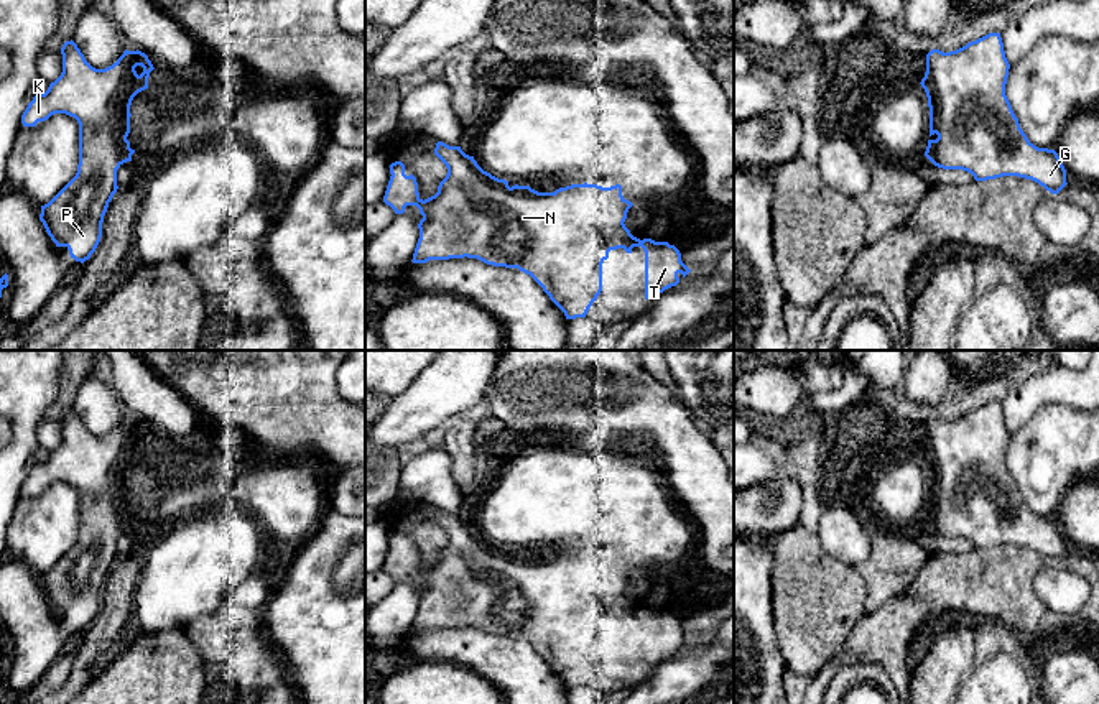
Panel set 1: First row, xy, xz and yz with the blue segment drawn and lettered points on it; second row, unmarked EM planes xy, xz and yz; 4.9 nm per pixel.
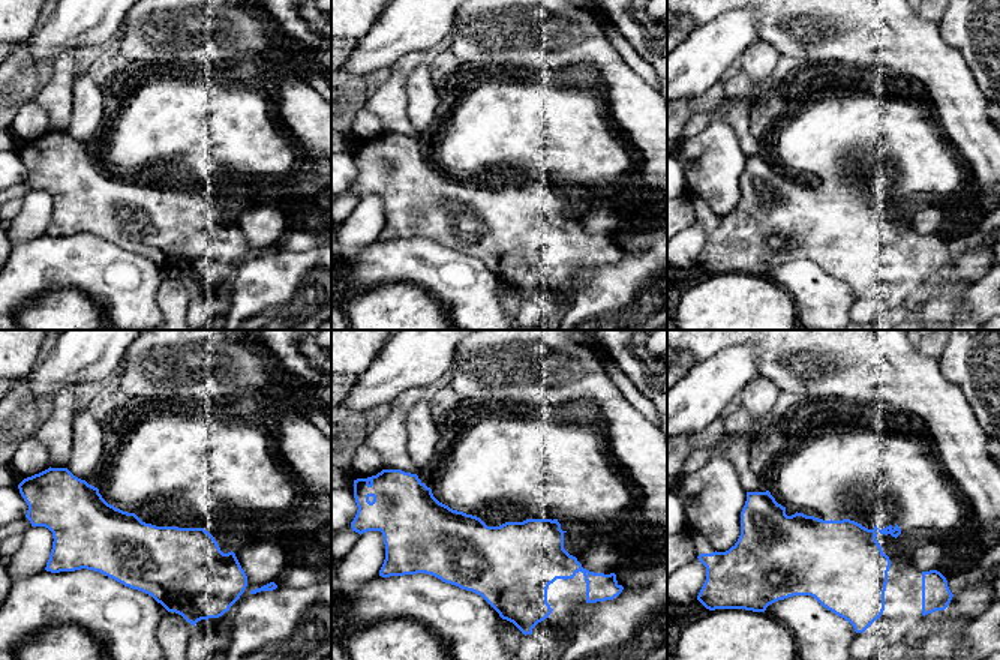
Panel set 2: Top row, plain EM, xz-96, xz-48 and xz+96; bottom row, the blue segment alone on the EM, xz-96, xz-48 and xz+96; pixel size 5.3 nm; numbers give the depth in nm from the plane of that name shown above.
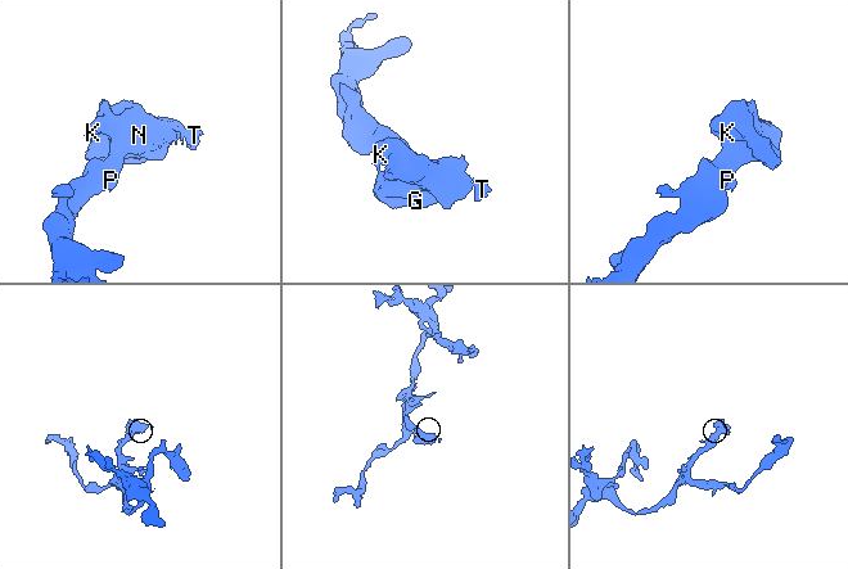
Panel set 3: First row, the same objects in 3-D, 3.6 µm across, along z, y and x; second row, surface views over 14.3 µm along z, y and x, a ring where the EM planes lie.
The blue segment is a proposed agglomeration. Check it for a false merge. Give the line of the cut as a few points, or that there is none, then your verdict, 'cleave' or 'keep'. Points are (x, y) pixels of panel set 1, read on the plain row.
no cut; keep

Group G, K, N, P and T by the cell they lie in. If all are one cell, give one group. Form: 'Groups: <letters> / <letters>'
Groups: G K N P T

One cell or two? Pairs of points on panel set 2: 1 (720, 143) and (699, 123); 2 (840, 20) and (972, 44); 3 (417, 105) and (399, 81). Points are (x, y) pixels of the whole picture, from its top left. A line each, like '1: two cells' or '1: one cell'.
1: two cells
2: two cells
3: two cells

